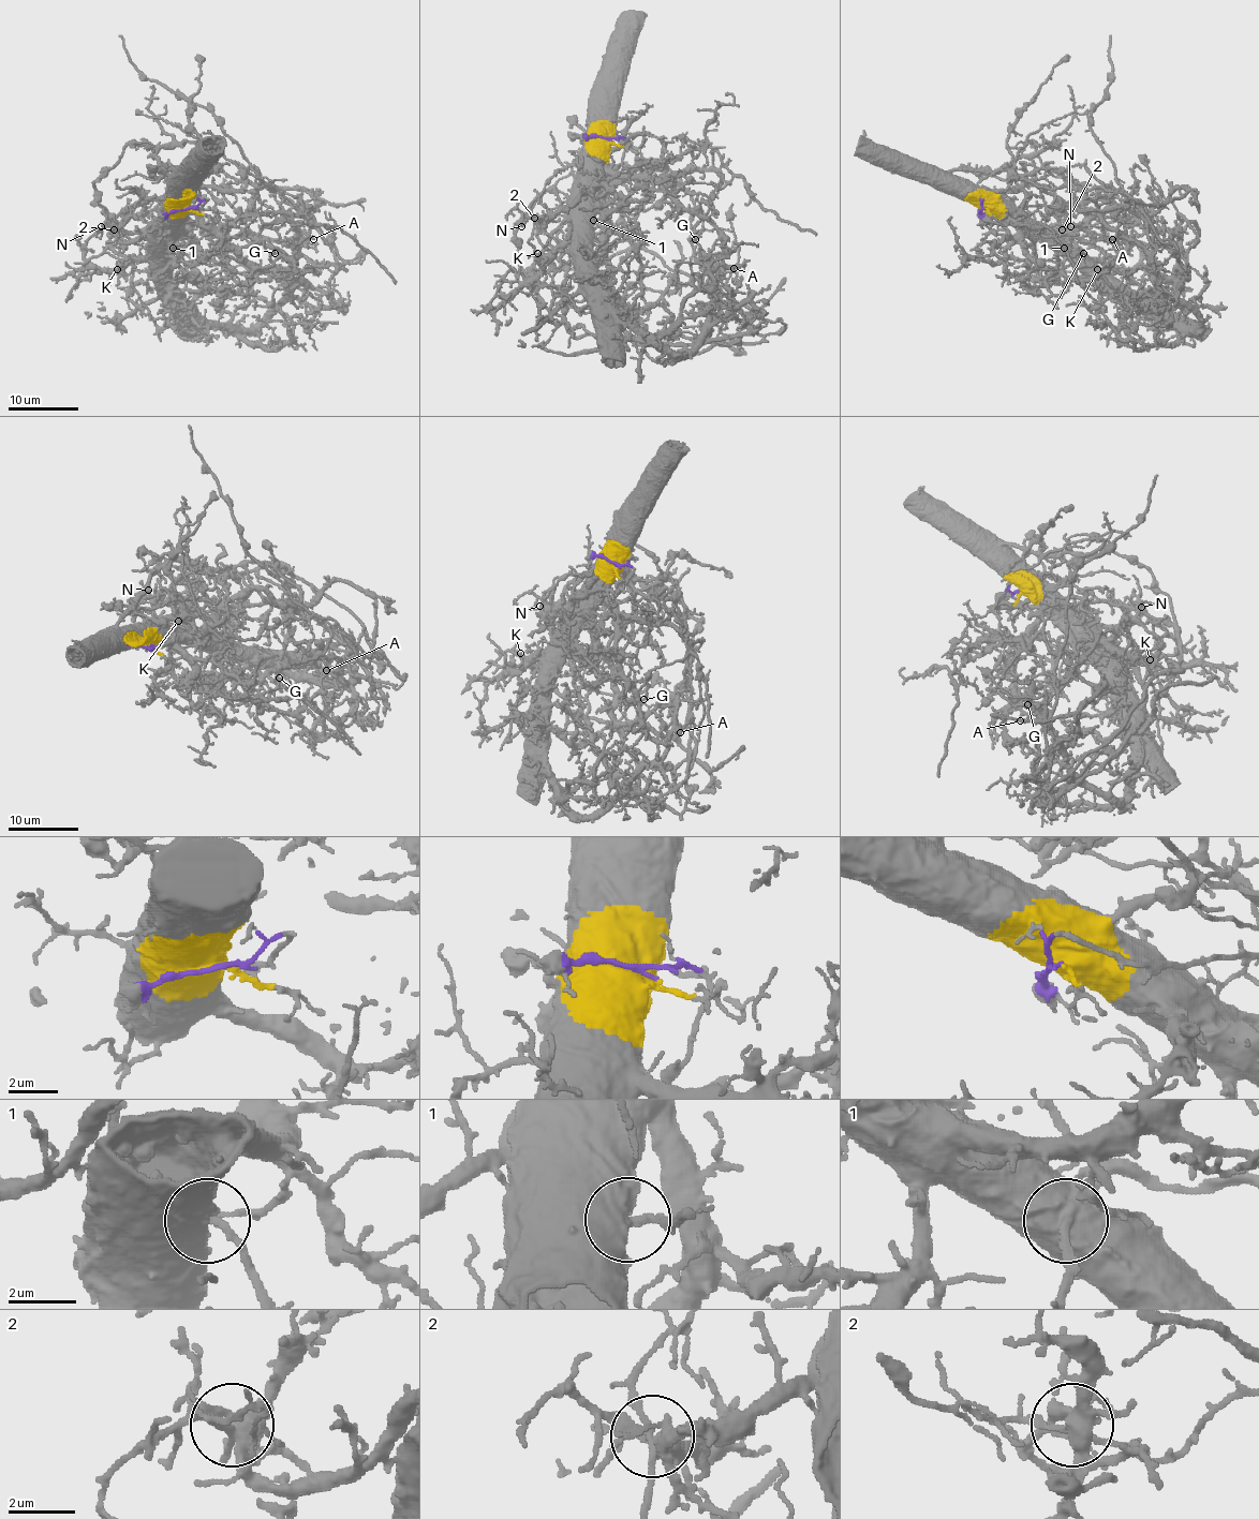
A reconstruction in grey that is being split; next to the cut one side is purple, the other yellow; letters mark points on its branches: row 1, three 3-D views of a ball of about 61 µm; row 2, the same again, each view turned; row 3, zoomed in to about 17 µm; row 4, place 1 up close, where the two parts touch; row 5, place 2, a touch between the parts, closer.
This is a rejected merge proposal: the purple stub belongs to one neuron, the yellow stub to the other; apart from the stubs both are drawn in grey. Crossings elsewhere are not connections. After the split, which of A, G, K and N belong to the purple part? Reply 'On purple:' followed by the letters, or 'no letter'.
On purple: no letter

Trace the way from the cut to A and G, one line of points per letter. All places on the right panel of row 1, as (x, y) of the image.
A: (982, 209), (1039, 227), (1163, 321), (1196, 327), (1198, 316), (1163, 288), (1152, 256), (1120, 234), (1111, 239)
G: (982, 209), (1006, 211), (1016, 222), (1018, 241), (1037, 262), (1048, 267), (1055, 267), (1061, 255), (1083, 253)

